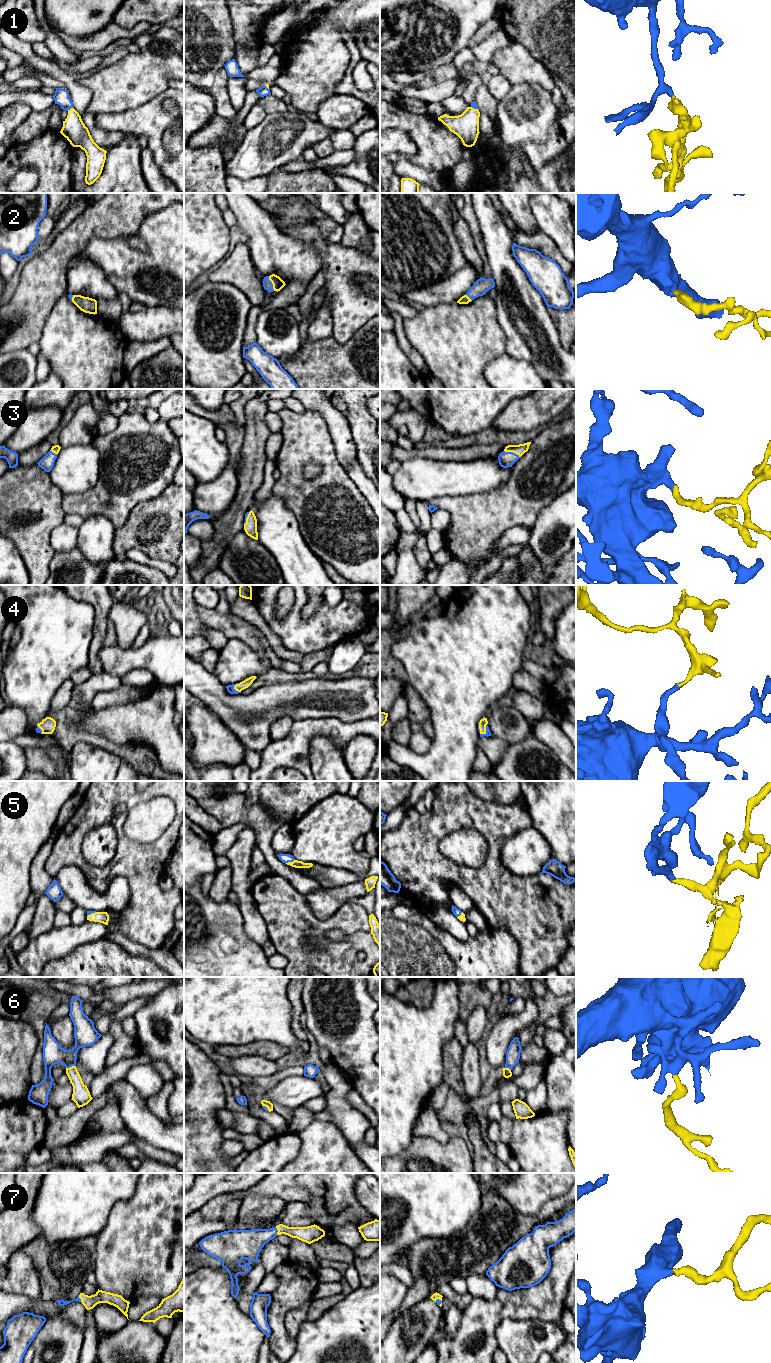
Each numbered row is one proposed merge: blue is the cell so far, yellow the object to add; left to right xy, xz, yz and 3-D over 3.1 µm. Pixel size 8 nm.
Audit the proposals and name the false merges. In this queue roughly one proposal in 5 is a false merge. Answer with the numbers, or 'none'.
none

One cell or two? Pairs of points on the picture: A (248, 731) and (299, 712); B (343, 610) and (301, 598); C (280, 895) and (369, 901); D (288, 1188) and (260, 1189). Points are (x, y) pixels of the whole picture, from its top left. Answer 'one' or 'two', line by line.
A: one
B: one
C: two
D: one

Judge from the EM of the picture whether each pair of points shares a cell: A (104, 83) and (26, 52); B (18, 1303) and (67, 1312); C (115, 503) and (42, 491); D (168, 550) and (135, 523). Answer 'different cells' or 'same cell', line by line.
A: different cells
B: same cell
C: different cells
D: same cell

